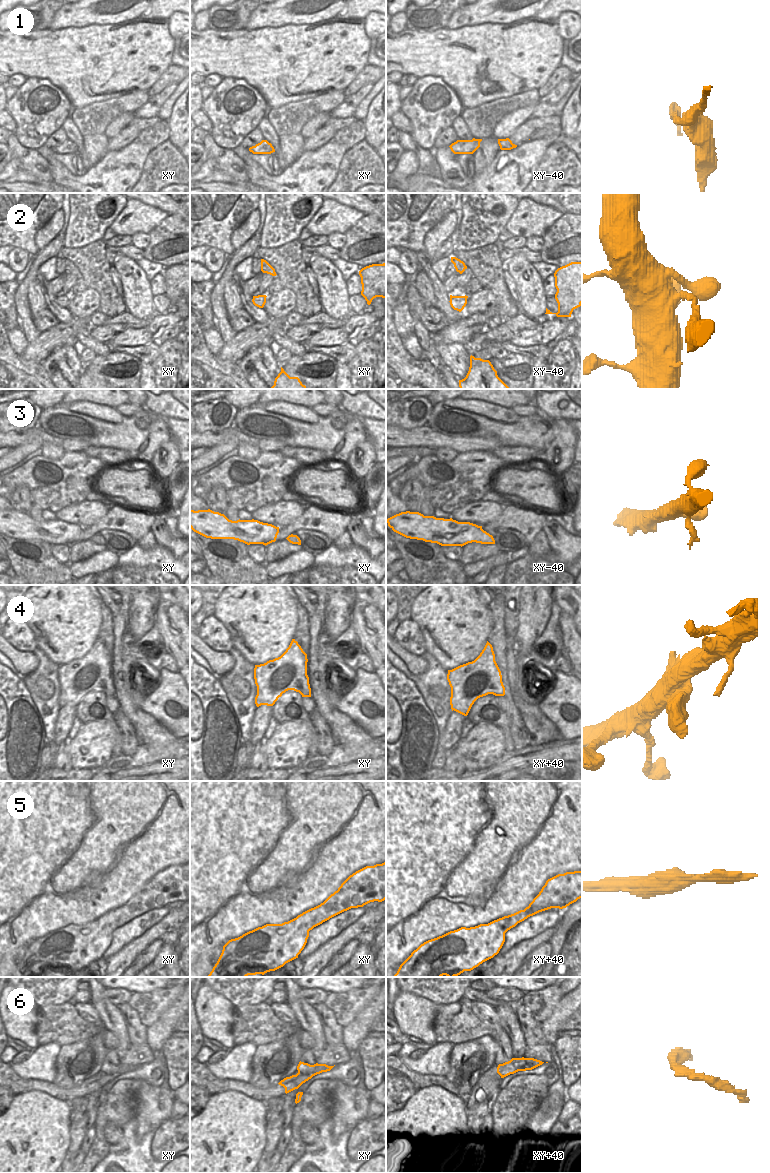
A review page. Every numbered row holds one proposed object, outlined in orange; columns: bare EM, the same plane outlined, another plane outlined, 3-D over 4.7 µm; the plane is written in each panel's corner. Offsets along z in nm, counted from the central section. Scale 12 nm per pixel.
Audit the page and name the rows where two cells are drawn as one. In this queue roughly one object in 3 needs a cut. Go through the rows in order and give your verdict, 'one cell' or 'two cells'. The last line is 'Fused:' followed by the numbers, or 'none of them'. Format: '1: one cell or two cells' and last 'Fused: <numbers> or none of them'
1: two cells
2: one cell
3: one cell
4: one cell
5: one cell
6: two cells
Fused: 1, 6

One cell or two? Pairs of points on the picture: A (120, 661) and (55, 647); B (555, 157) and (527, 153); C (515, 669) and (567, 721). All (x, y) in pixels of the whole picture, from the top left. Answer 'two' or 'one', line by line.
A: two
B: two
C: two

